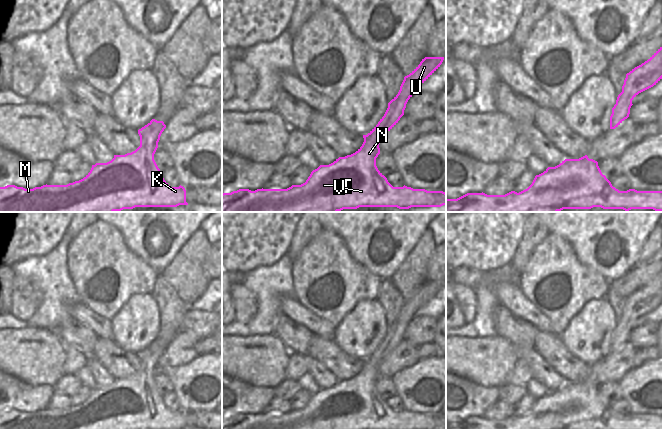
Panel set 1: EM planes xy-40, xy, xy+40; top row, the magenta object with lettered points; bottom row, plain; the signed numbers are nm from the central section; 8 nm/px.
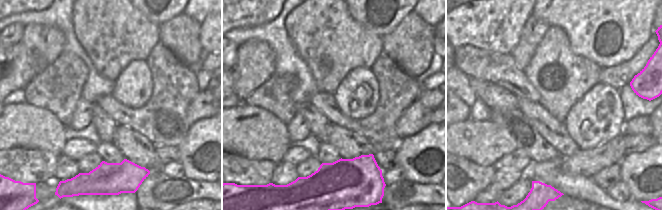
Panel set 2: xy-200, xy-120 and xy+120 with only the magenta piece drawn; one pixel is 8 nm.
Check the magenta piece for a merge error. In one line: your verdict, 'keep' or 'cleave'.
keep

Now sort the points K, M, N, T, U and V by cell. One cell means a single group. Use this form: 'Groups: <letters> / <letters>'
Groups: K M N T U V

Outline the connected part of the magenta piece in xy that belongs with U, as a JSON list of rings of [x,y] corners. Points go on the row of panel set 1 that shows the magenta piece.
[[[425,57],[420,64],[407,76],[400,86],[398,94],[388,103],[388,108],[378,124],[367,134],[363,135],[362,146],[353,154],[339,157],[329,165],[320,165],[313,170],[301,185],[292,185],[287,189],[239,189],[231,193],[222,194],[222,212],[338,212],[343,209],[357,209],[359,207],[397,207],[409,209],[411,207],[441,207],[446,205],[446,193],[443,191],[427,191],[411,187],[393,187],[387,178],[378,170],[376,158],[380,154],[380,140],[398,123],[404,115],[408,100],[442,64],[444,57]]]

